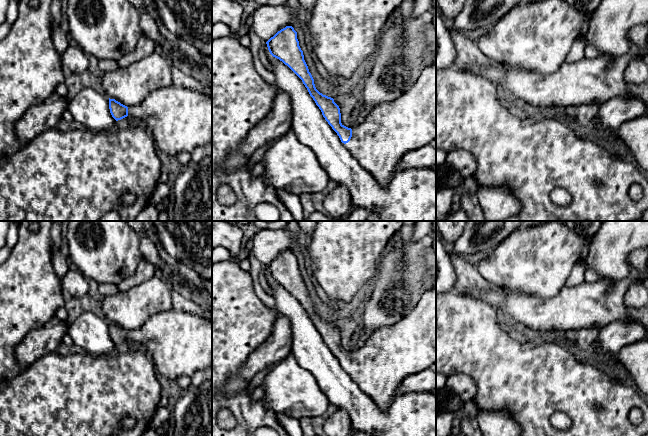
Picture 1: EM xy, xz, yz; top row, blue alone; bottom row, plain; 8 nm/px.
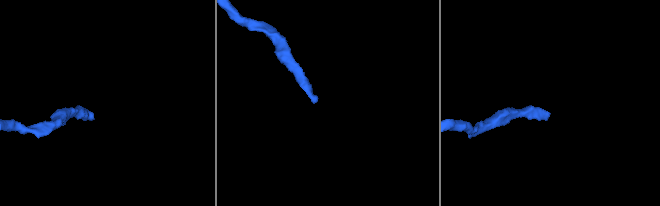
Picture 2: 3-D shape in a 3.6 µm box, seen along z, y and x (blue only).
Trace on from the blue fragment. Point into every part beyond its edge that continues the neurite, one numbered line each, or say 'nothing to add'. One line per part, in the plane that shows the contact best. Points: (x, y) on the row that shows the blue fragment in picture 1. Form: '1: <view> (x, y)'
1: xz (380, 140)

